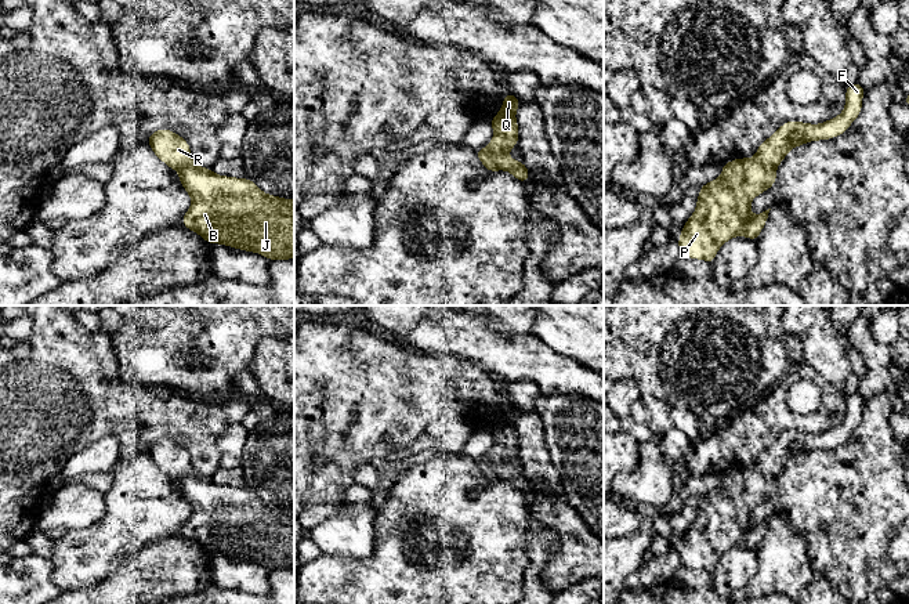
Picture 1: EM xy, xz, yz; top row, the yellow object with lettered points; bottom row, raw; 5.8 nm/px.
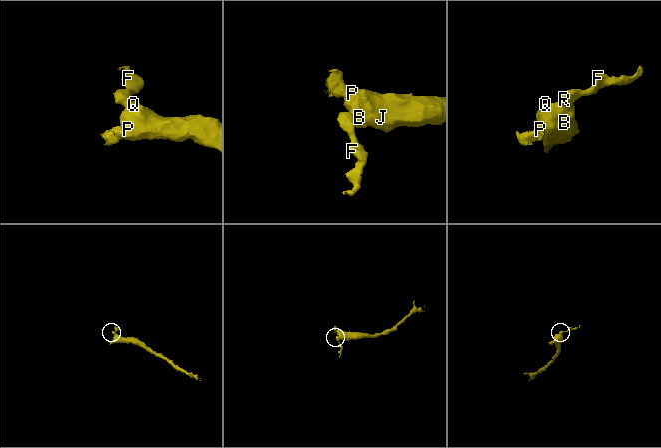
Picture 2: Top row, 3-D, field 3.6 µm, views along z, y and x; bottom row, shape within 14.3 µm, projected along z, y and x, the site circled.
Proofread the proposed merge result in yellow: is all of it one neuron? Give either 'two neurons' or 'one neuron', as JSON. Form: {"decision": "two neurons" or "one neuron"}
{"decision": "two neurons"}

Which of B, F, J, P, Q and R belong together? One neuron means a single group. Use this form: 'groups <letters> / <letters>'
groups B J P Q / F R

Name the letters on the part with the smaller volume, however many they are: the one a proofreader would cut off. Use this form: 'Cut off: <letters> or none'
Cut off: F, R

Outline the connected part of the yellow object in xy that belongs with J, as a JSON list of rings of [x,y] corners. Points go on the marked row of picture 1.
[[[196,163],[178,170],[181,185],[192,199],[182,216],[185,228],[210,245],[220,243],[258,253],[271,261],[294,258],[294,200],[262,192],[250,178],[218,176]]]

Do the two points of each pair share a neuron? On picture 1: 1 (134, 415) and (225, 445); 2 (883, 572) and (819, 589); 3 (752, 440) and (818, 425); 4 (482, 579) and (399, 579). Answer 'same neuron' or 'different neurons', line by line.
1: different neurons
2: different neurons
3: same neuron
4: same neuron

